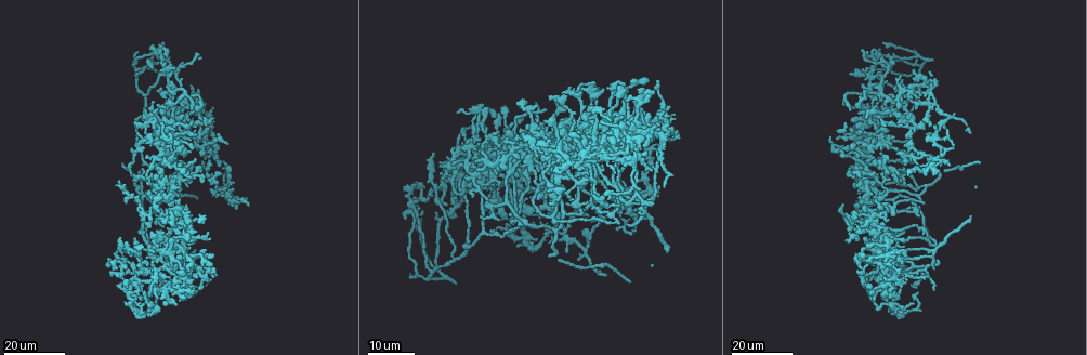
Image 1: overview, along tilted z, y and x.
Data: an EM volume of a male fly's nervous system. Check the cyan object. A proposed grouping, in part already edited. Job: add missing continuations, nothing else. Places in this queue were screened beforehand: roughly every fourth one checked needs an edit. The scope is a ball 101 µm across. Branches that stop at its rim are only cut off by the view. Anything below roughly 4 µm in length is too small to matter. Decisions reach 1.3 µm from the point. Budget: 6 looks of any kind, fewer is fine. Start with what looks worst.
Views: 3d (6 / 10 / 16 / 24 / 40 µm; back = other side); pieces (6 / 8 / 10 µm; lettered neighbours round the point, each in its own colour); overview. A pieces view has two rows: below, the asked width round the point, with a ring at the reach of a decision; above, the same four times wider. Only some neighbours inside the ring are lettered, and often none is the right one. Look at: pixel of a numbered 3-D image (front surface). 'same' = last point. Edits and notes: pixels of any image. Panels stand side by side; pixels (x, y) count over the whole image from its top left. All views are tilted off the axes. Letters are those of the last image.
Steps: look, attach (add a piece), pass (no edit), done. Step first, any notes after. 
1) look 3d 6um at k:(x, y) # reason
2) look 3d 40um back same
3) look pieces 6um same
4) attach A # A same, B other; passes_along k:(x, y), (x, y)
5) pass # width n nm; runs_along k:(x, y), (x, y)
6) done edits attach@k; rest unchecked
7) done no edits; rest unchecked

look 3d 24um at 1:(845, 125) # an open end

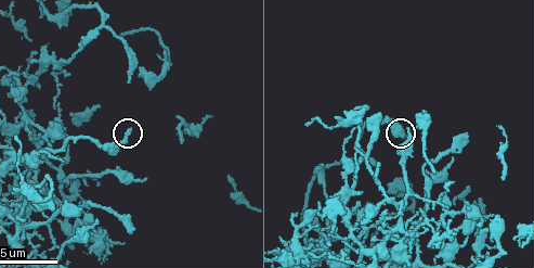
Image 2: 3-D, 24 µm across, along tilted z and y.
look pieces 10um at 2:(131, 131)

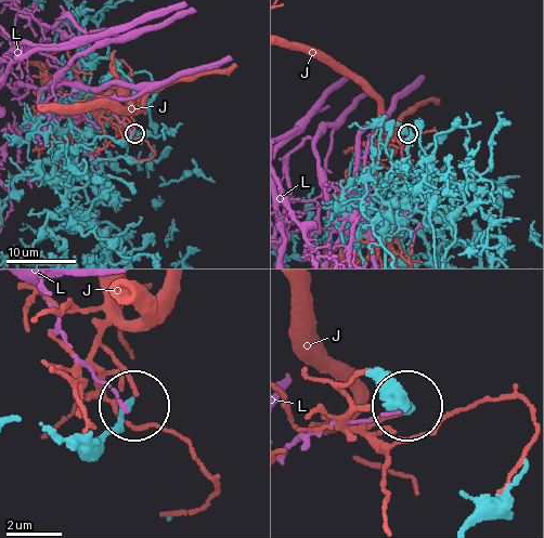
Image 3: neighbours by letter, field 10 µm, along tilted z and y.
pass # J other, L other; no lettered piece goes on from it

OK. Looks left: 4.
look 3d 24um at 1:(929, 123) # free end

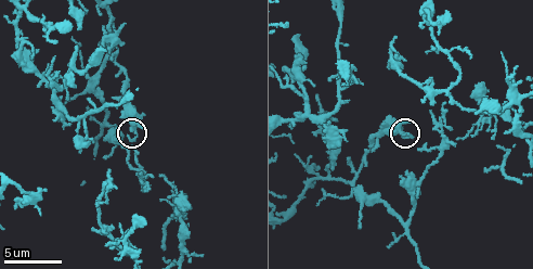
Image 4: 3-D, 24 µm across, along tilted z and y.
look pieces 8um at 4:(135, 140) # what lies round it

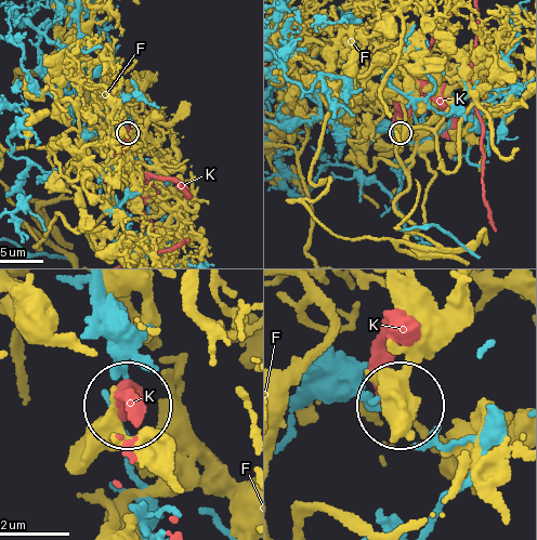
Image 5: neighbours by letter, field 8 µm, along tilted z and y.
pass # F other, K other; none of them fits

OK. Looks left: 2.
look 3d 16um at 1:(930, 244) # end of a long branch

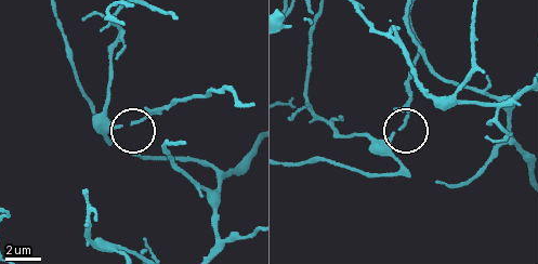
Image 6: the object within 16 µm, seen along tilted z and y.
look pieces 6um at 6:(403, 127) # what lies round it

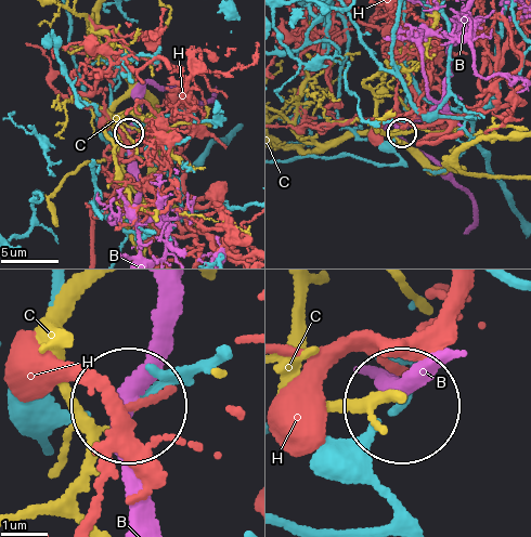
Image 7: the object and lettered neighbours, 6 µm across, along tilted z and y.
pass # B other, C other, H other; no lettered piece goes on from it

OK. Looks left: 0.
done no edits; rest unchecked

